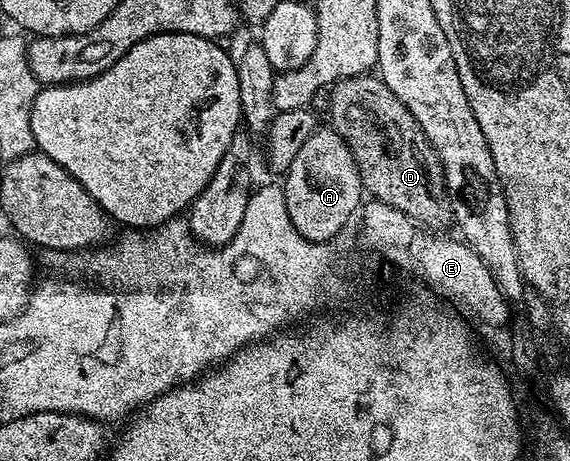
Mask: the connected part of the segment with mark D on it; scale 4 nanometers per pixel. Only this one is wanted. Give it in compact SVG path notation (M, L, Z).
M380 75L347 77L333 84L329 93L331 126L345 137L359 166L362 189L372 199L395 206L395 210L407 214L407 218L426 230L445 230L448 224L452 225L454 201L445 185L439 154L411 111L384 84Z

